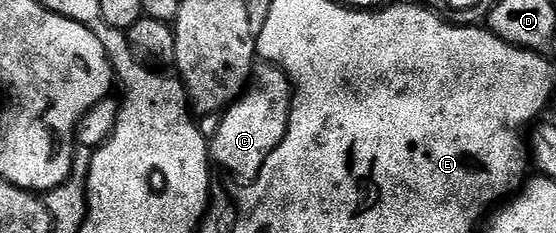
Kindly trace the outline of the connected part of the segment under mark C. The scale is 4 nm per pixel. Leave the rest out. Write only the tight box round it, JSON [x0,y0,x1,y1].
[209,62,293,181]

